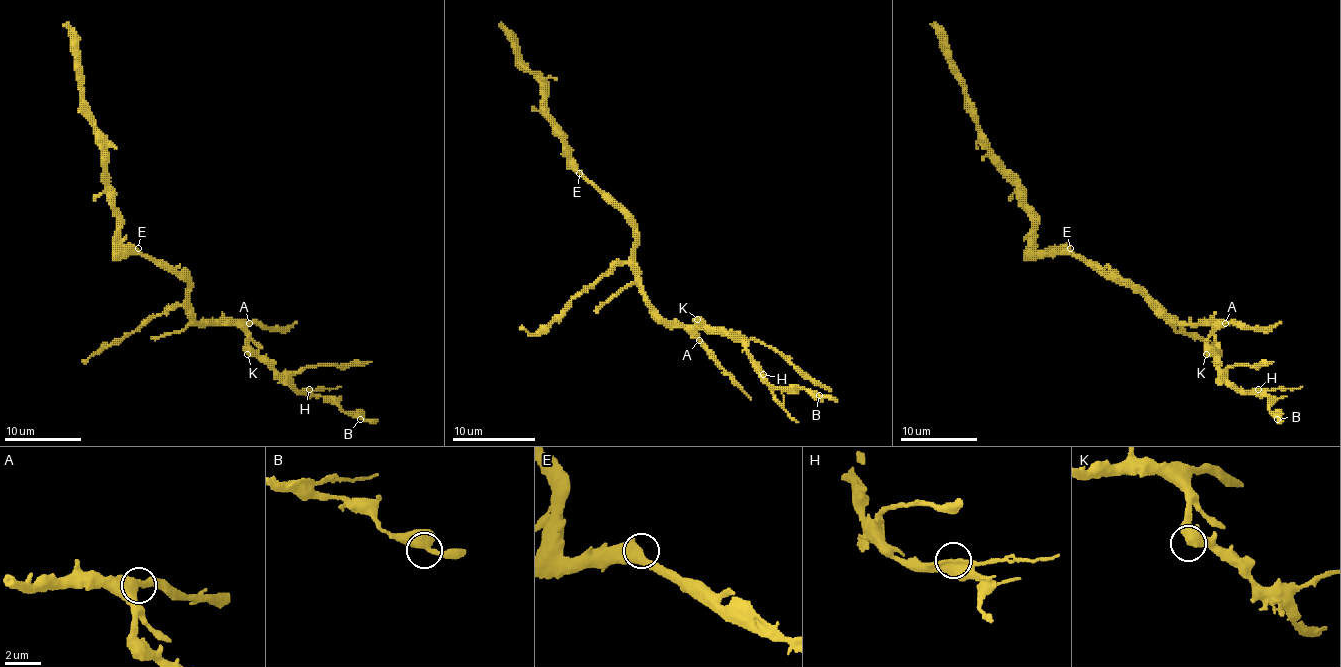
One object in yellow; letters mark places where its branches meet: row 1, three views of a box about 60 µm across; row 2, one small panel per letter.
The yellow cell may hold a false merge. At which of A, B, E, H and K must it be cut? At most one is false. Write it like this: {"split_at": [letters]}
{"split_at": ["H"]}

